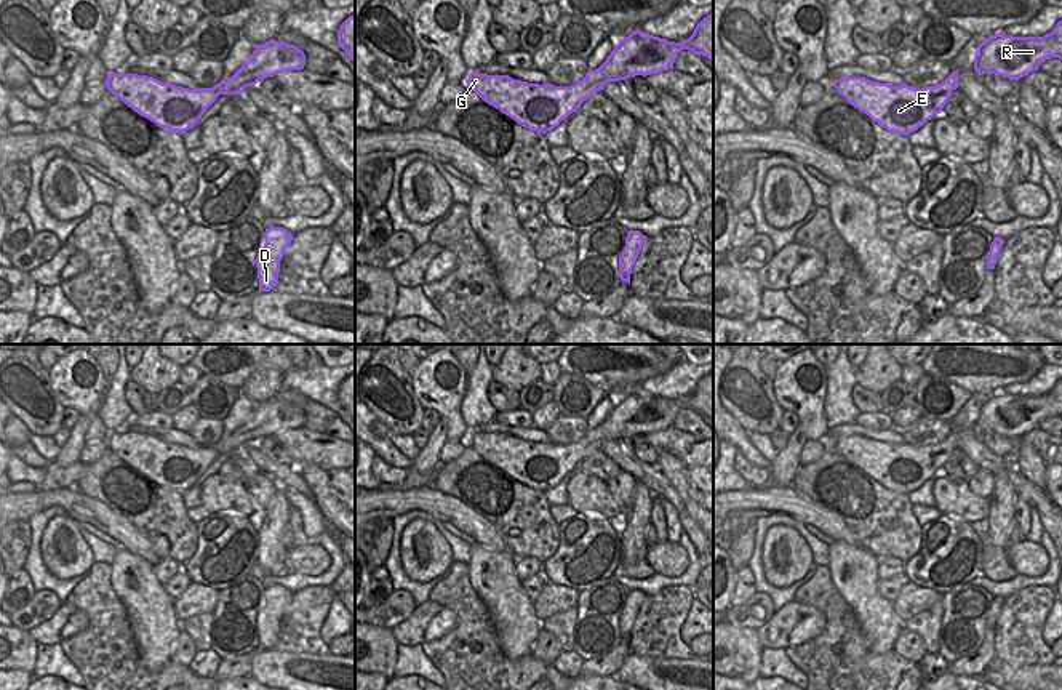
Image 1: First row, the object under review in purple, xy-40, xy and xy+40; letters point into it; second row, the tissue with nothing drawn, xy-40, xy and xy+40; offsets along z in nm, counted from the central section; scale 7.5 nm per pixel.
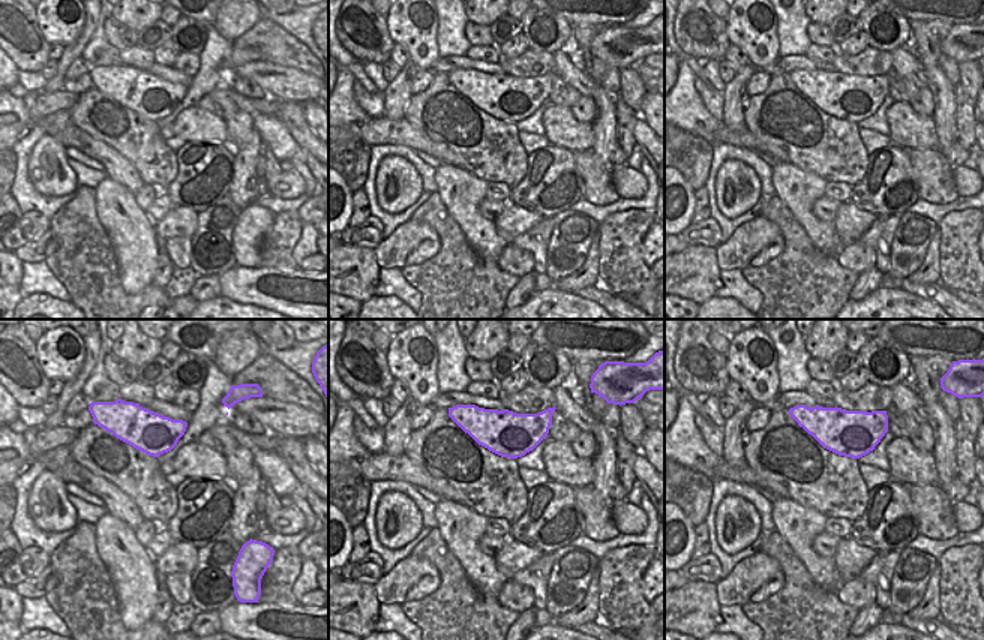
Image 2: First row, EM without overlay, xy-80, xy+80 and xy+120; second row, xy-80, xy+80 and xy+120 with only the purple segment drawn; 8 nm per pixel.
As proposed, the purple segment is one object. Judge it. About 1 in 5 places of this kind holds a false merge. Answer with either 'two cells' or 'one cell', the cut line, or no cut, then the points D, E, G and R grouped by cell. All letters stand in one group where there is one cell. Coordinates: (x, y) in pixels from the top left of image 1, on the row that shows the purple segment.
one cell; cut none; groups D E G R

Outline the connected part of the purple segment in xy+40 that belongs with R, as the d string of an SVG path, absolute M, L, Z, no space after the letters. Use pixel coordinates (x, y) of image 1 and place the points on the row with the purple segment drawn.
M1062 21L1043 37L1012 37L998 32L977 46L974 69L1019 80L1049 58L1062 59Z

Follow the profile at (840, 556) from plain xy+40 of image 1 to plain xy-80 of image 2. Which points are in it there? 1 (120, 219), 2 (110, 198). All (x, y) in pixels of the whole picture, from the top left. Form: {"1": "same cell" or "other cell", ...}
{"1": "same cell", "2": "same cell"}

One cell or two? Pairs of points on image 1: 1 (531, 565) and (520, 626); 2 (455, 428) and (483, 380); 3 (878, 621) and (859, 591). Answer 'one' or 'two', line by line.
1: two
2: two
3: one

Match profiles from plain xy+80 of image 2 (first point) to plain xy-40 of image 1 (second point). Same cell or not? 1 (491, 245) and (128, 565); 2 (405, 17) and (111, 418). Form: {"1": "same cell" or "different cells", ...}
{"1": "same cell", "2": "different cells"}

